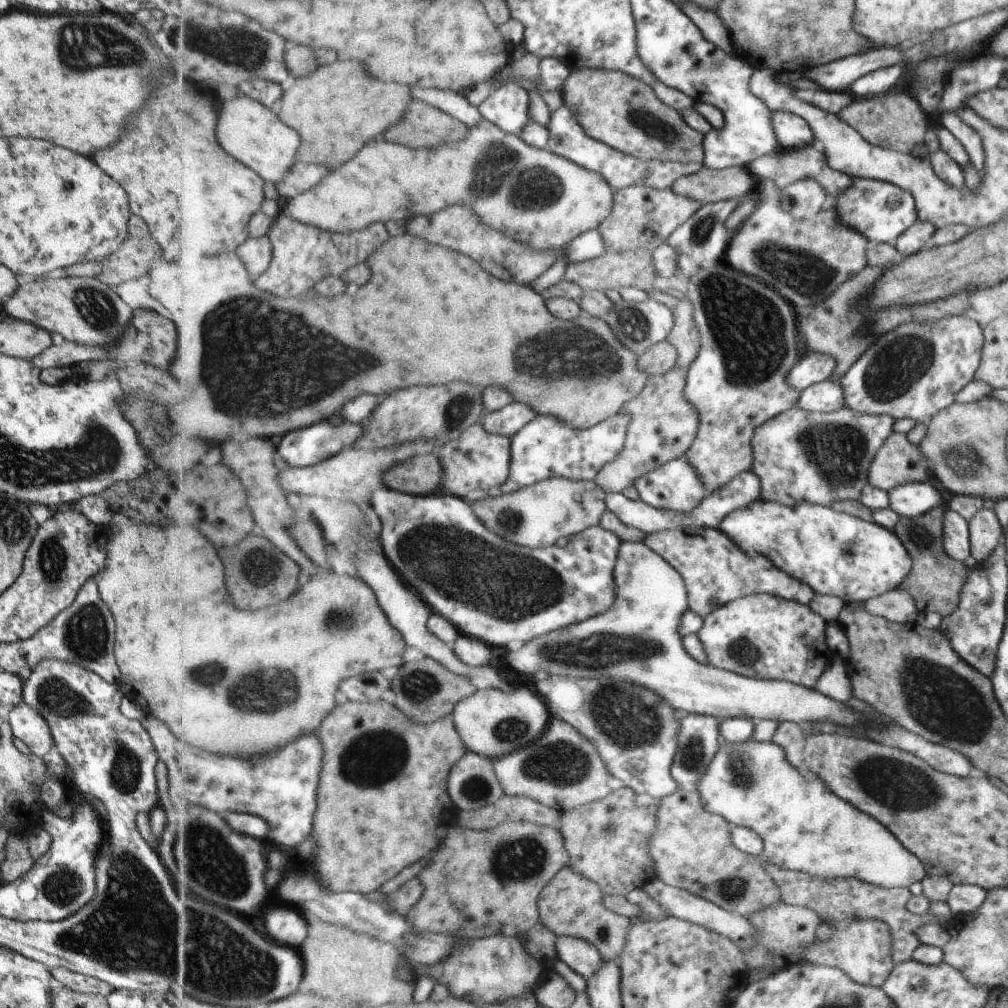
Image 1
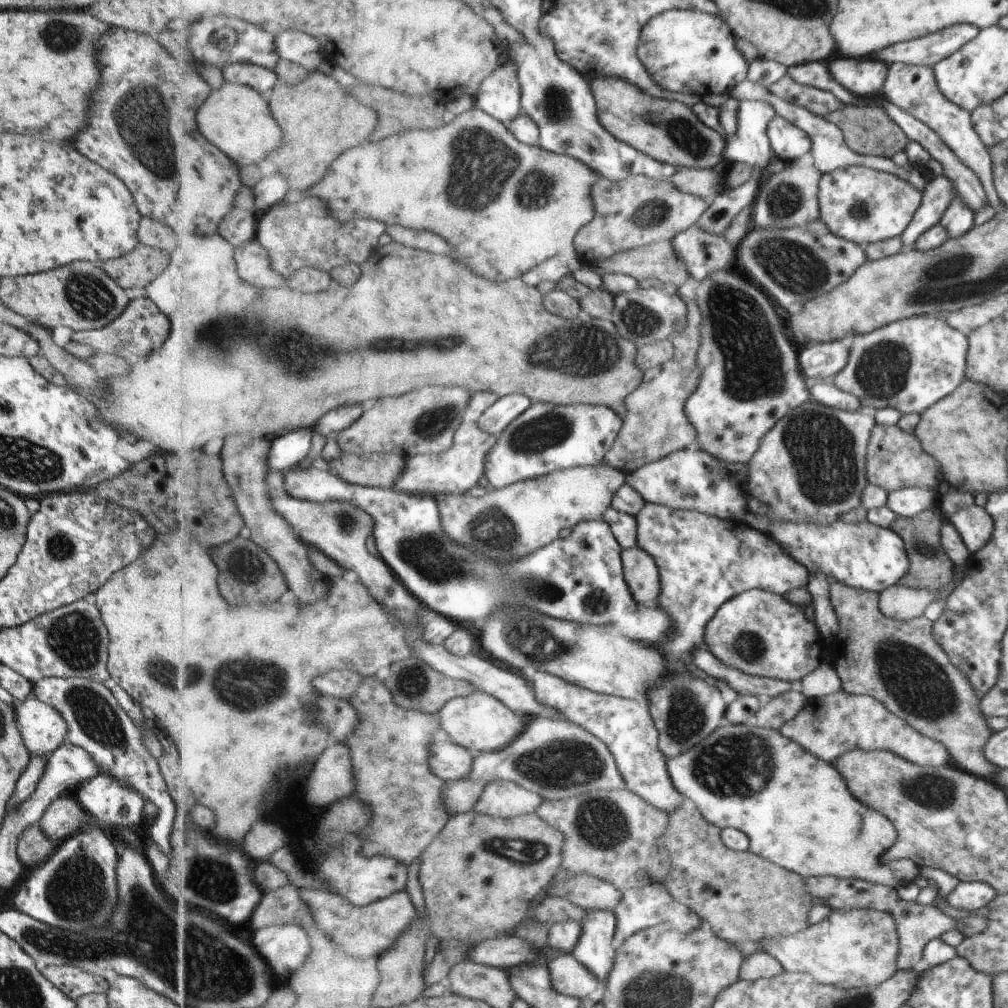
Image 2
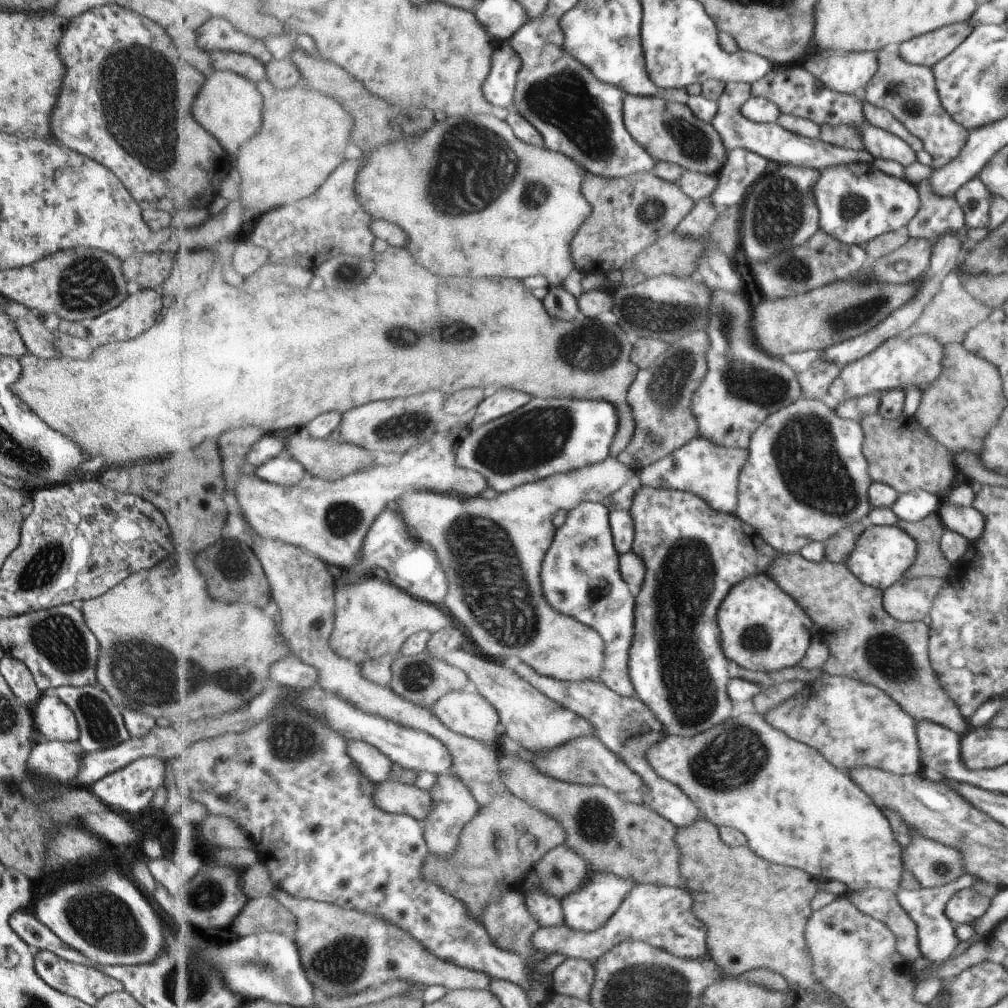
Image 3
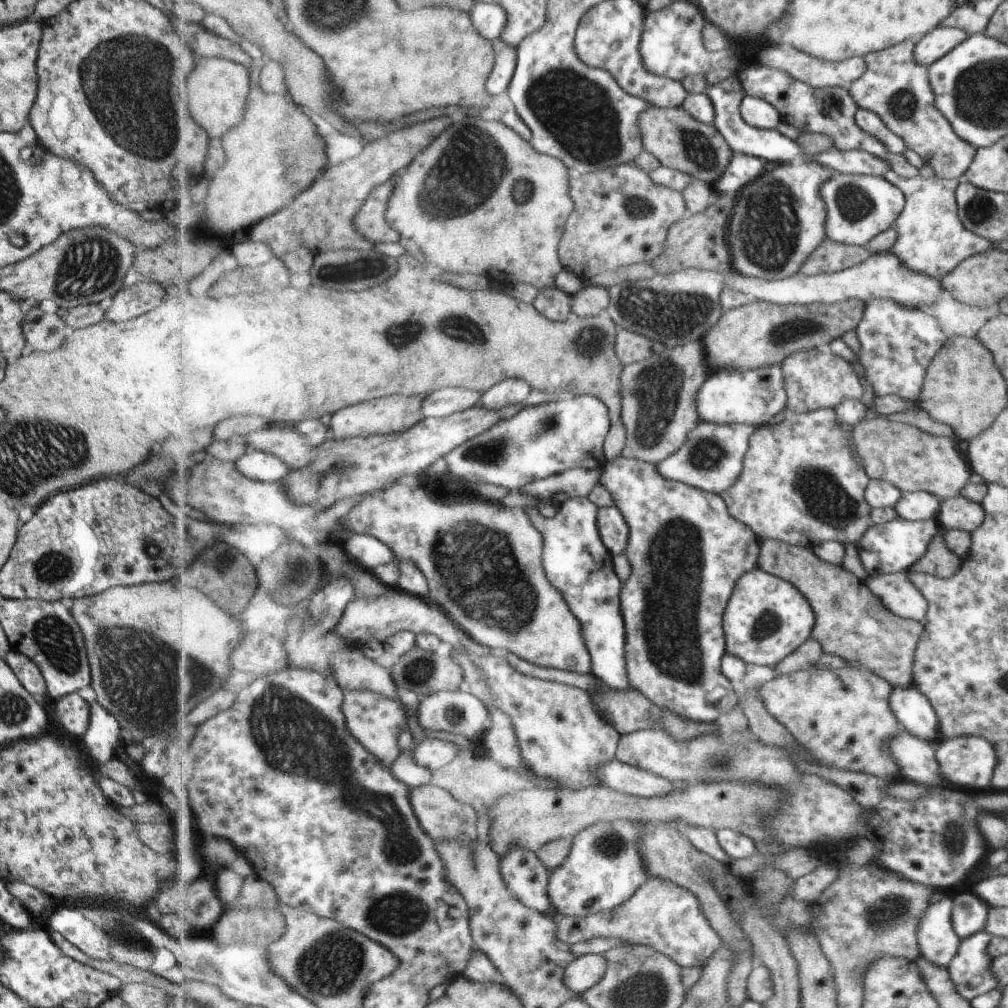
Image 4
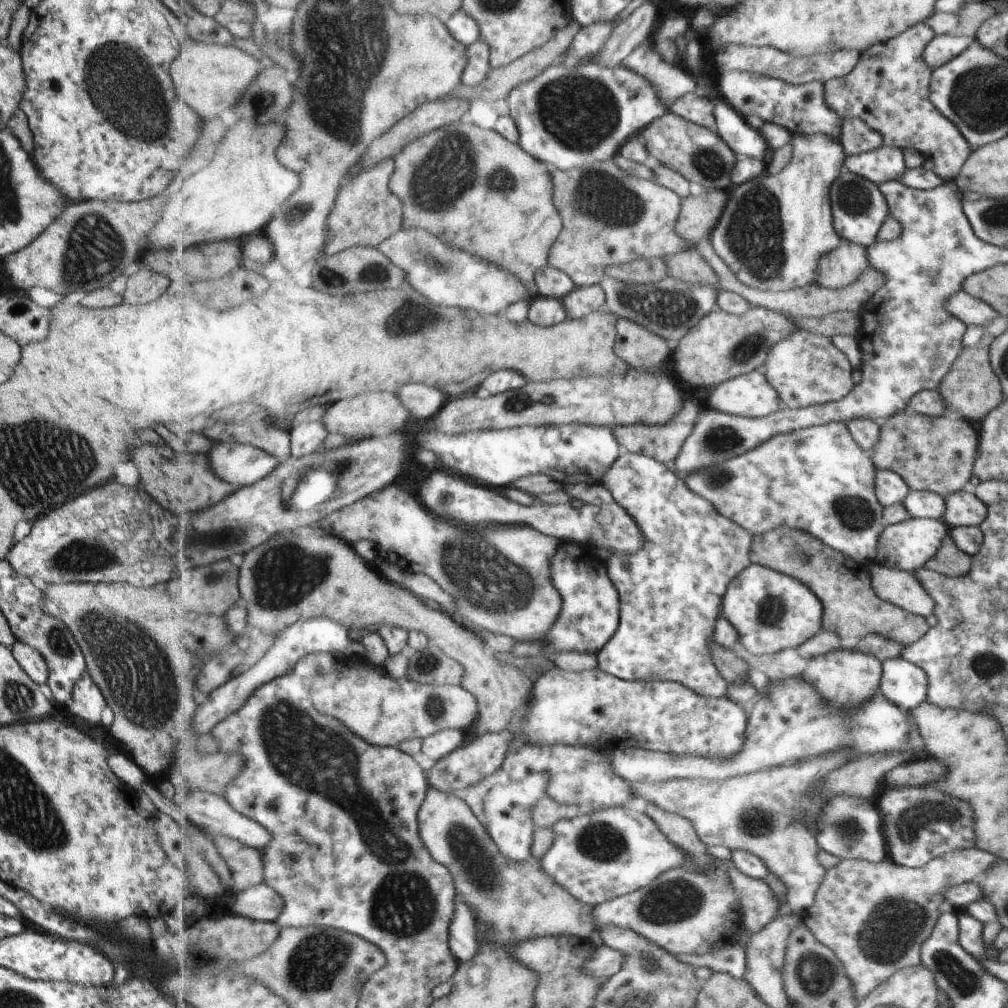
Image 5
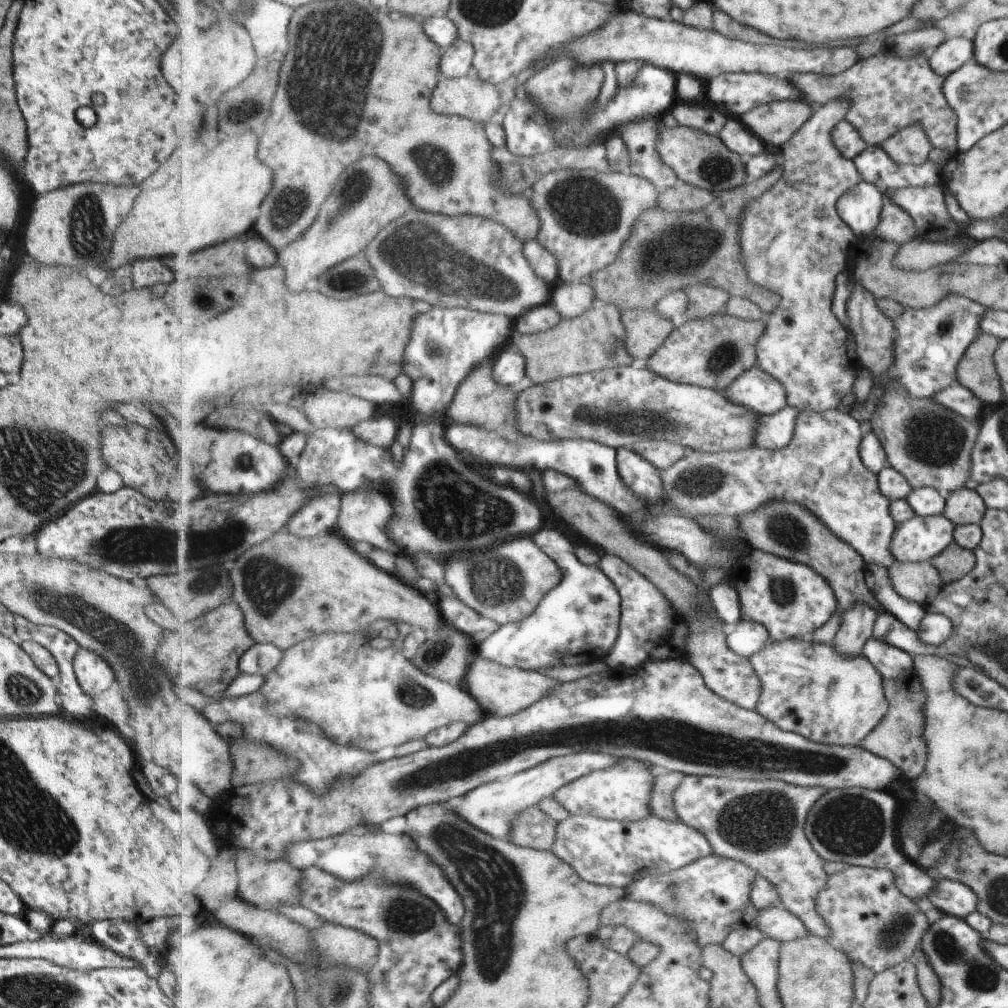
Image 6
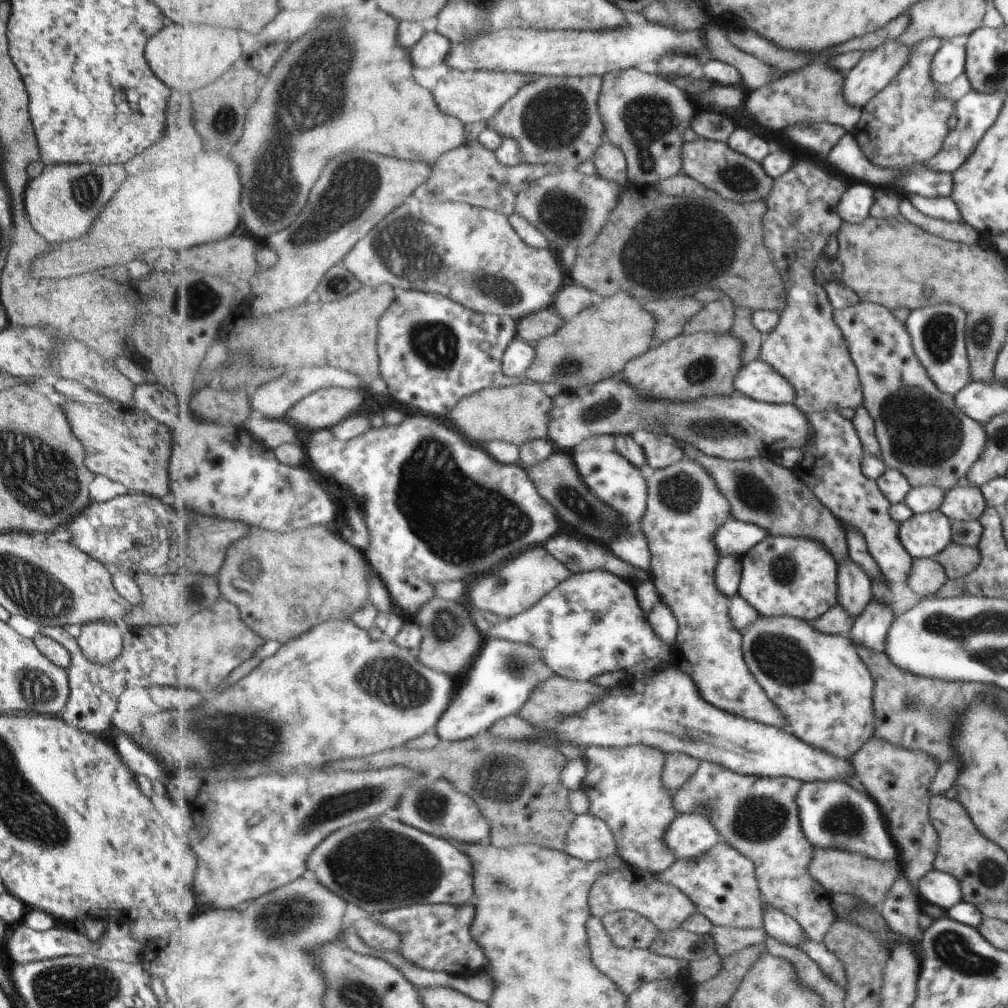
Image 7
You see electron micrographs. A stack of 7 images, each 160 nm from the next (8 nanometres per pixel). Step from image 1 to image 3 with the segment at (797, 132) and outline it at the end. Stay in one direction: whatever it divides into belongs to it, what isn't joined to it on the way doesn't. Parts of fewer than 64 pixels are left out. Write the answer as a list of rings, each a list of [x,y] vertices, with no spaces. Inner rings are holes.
[[[726,82],[725,89],[718,99],[718,112],[712,125],[724,140],[725,148],[731,152],[737,148],[747,148],[756,154],[779,165],[796,165],[823,171],[833,166],[849,166],[849,164],[872,165],[872,157],[862,150],[849,150],[841,146],[833,146],[818,139],[811,139],[790,132],[778,123],[757,123],[744,116],[742,109],[752,95],[753,86],[745,82]]]

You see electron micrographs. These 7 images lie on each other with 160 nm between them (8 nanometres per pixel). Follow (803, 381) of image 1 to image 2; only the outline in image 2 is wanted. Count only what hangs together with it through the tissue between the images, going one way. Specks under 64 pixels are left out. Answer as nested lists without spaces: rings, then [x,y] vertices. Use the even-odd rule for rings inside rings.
[[[840,341],[811,343],[801,353],[801,370],[807,377],[835,377],[846,365],[849,354],[851,347],[846,348]]]

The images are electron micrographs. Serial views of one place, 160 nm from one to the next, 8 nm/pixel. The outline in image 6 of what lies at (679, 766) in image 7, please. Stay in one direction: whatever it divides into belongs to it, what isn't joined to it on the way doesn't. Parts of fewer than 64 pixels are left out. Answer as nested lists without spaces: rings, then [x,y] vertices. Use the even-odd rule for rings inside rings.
[[[662,770],[656,775],[656,788],[652,792],[652,812],[667,821],[676,821],[674,809],[676,790],[682,785],[686,774],[681,771]]]

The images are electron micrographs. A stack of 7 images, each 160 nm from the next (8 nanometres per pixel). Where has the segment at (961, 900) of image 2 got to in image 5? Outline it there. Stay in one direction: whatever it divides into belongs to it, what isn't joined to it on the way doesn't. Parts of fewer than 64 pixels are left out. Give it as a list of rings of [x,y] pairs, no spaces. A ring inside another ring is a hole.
[[[957,910],[955,915],[959,921],[959,942],[961,948],[964,948],[965,952],[968,952],[975,958],[997,960],[998,951],[996,948],[994,946],[985,946],[983,940],[981,940],[983,924],[979,920],[975,920],[973,916],[965,914],[965,910]]]

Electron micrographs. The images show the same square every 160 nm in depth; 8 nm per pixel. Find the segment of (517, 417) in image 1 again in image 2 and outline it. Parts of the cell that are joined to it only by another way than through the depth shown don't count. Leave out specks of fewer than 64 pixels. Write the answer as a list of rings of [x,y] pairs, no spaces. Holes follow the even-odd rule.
[[[515,393],[513,396],[501,397],[479,418],[481,430],[499,436],[521,413],[524,413],[533,401],[529,396]]]

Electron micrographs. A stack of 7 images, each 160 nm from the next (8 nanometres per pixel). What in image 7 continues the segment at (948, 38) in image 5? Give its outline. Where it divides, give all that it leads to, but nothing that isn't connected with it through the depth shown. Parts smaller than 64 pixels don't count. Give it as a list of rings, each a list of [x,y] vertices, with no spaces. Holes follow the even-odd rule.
[[[943,42],[931,65],[931,78],[937,84],[947,84],[964,72],[964,46]]]

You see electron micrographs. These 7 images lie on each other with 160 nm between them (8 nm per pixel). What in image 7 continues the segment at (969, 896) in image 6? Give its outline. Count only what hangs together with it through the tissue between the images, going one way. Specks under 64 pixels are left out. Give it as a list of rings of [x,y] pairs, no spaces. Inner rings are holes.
[[[934,869],[919,878],[916,890],[921,901],[939,907],[944,913],[961,902],[959,880]]]

